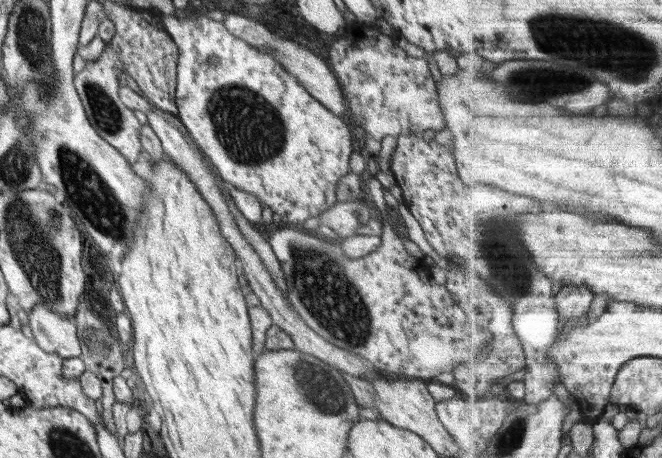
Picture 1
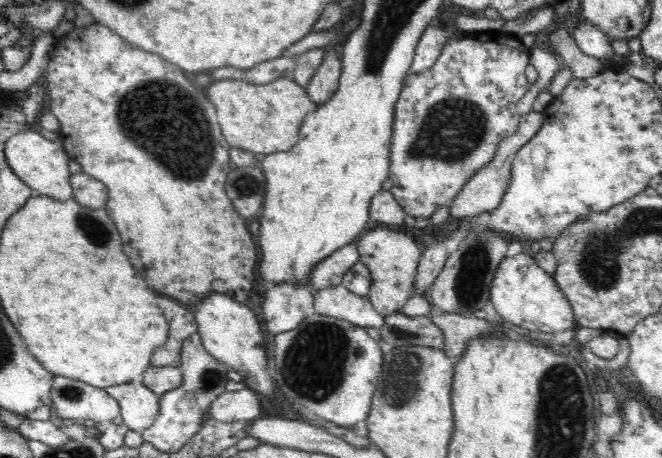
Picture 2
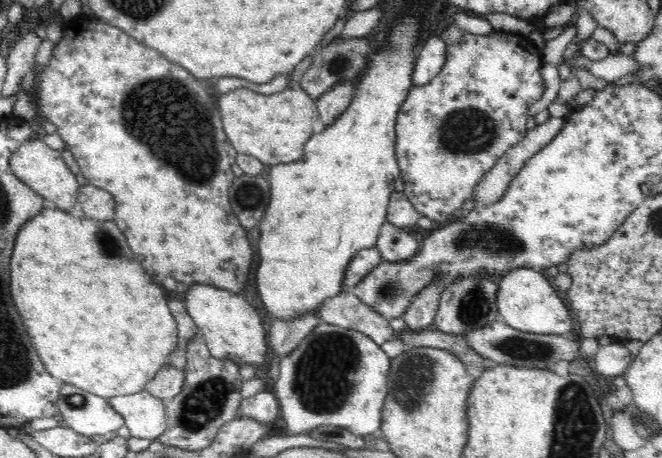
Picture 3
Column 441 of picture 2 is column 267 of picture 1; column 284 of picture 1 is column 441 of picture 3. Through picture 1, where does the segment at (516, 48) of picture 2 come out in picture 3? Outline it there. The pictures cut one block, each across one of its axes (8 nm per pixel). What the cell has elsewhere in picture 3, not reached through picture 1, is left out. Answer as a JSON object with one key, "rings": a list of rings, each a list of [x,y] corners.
{"rings":[[[497,31],[492,34],[476,35],[470,32],[463,32],[460,42],[454,45],[447,46],[446,60],[442,70],[424,86],[412,86],[407,94],[406,100],[402,102],[396,120],[396,144],[395,144],[395,157],[397,158],[400,176],[403,181],[403,194],[410,199],[410,203],[414,208],[422,214],[427,216],[432,221],[443,224],[459,212],[460,208],[464,206],[466,200],[472,199],[474,195],[474,188],[476,184],[482,180],[482,176],[486,174],[496,164],[496,160],[506,154],[510,148],[517,146],[520,140],[526,136],[528,128],[526,128],[526,117],[528,114],[528,106],[538,102],[546,90],[544,80],[540,73],[542,66],[542,53],[540,49],[534,45],[527,35],[515,35],[514,33],[505,33],[504,31]]]}

